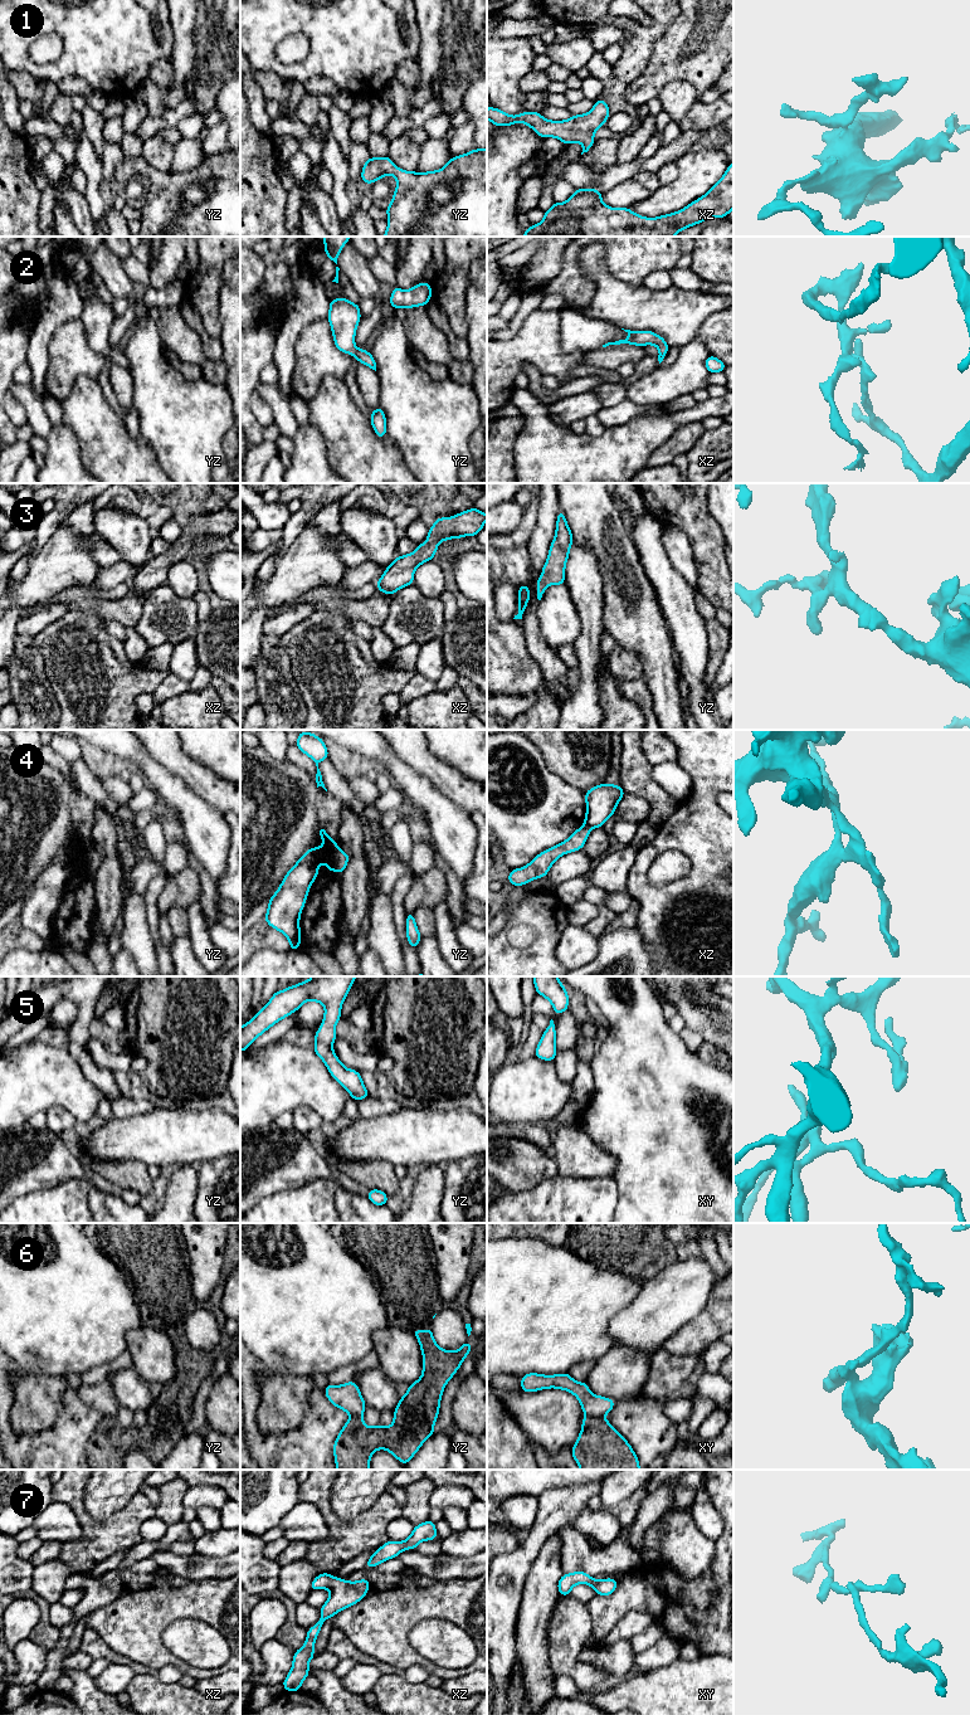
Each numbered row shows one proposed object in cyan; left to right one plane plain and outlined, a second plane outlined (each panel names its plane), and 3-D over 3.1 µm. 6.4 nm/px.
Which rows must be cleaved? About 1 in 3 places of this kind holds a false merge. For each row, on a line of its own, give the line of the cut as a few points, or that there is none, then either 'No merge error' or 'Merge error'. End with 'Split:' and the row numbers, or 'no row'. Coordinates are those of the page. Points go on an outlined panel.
1: No split. No merge error
2: No split. No merge error
3: No split. No merge error
4: Split along yz (340, 849), (334, 868). Merge error
5: No split. No merge error
6: Split along xy (585, 1414), (603, 1418). Merge error
7: No split. No merge error
Split: 4, 6

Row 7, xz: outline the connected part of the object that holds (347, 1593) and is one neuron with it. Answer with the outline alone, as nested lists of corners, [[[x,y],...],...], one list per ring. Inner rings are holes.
[[[321,1573],[313,1579],[312,1590],[330,1589],[331,1594],[320,1608],[321,1619],[307,1631],[304,1645],[294,1652],[292,1668],[282,1684],[286,1691],[299,1691],[303,1680],[309,1675],[308,1663],[316,1656],[313,1647],[323,1622],[365,1598],[369,1587],[367,1579],[348,1582],[332,1577],[330,1573]]]

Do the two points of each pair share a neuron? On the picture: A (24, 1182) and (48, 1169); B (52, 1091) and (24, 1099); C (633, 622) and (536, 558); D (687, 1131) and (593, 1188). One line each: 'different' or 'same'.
A: same
B: same
C: different
D: different

